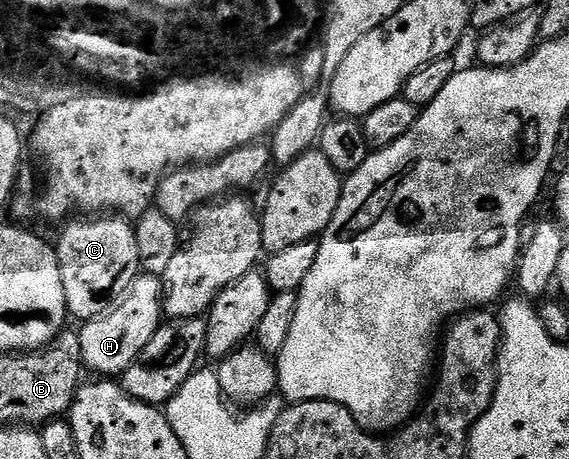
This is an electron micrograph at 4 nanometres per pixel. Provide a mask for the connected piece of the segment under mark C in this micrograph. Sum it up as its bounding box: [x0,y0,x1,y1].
[54,216,141,323]

